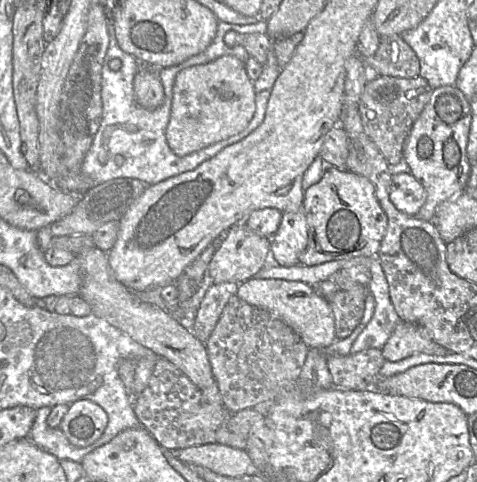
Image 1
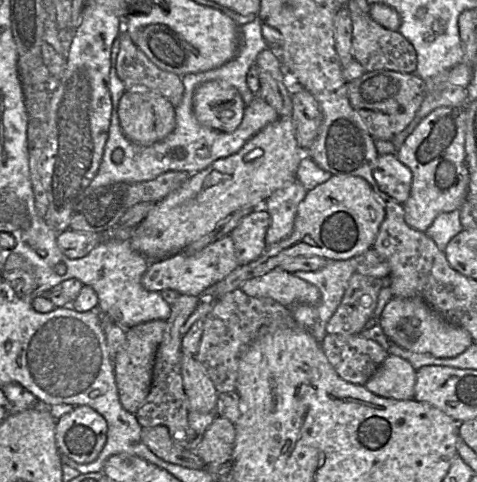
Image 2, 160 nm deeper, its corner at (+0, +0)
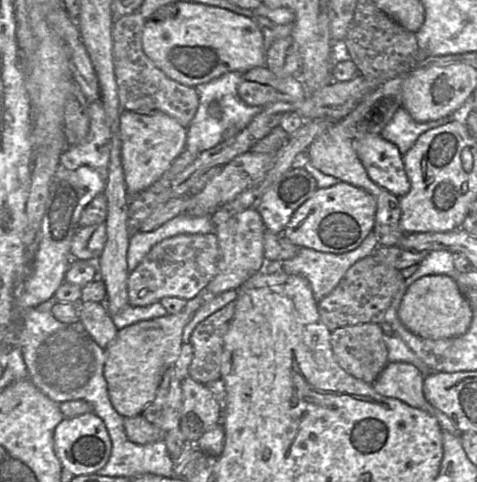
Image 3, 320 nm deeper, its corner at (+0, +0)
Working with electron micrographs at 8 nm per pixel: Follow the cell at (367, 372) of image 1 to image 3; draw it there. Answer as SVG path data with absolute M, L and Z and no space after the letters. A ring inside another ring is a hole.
M363 323L341 327L331 332L330 343L339 366L367 384L373 384L388 364L388 349L379 324Z

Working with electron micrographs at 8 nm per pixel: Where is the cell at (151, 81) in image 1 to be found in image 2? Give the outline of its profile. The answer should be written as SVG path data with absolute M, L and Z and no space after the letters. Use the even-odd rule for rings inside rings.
M149 88L127 90L119 102L118 117L124 135L144 146L163 140L176 126L175 106L162 94Z

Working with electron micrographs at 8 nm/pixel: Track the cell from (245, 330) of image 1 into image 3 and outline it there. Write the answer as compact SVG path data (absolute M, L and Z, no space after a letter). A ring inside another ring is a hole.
M235 300L216 311L197 325L190 336L193 359L189 376L197 382L207 384L221 379L221 357L224 337L234 315Z

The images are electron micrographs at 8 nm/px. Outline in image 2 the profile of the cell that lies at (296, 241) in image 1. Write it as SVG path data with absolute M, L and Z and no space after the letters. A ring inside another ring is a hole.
M293 180L276 190L262 207L270 215L266 233L267 246L287 238L294 226L298 205L306 197L307 190L297 180Z

